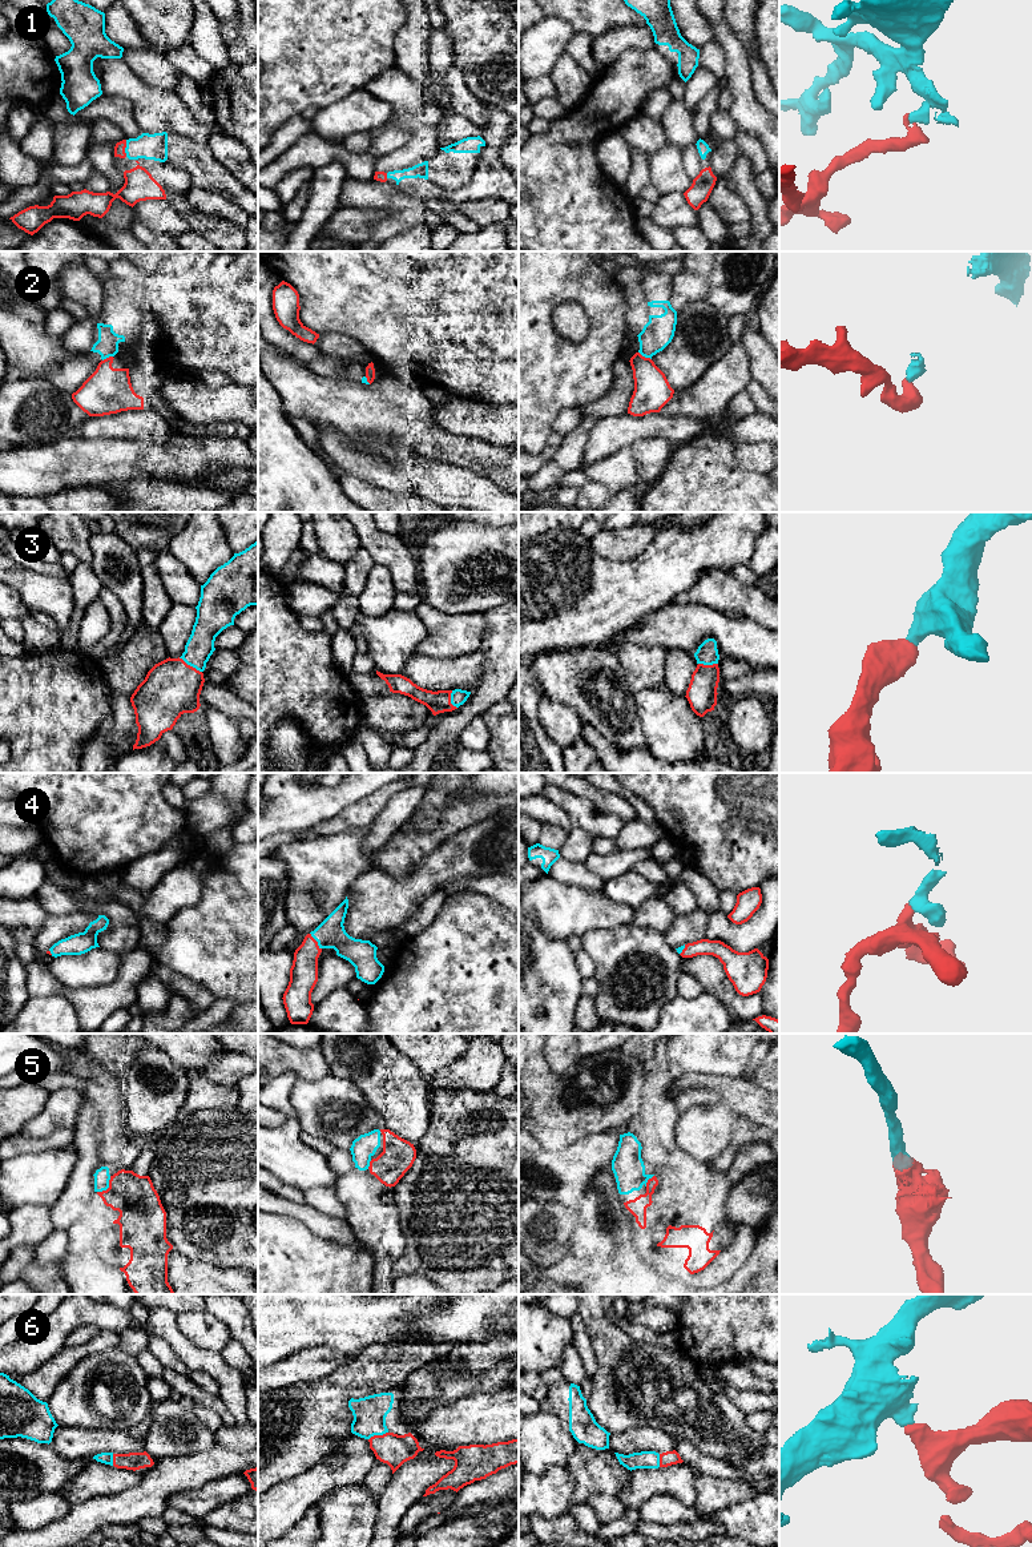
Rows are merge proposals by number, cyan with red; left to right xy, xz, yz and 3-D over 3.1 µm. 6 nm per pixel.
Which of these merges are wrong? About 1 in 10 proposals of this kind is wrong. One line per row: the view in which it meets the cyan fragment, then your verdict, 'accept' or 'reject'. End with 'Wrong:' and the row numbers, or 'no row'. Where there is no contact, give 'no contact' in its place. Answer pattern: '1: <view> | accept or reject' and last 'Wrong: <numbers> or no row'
1: xy | accept
2: yz | reject
3: xy | accept
4: xz | accept
5: xy | accept
6: xz | accept
Wrong: 2

